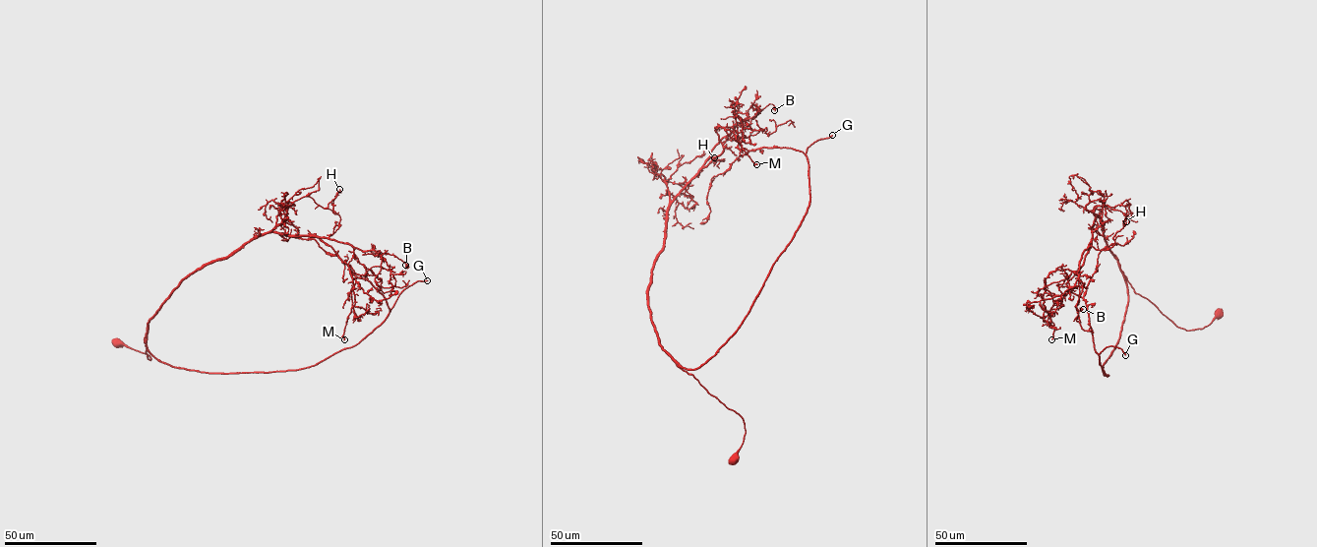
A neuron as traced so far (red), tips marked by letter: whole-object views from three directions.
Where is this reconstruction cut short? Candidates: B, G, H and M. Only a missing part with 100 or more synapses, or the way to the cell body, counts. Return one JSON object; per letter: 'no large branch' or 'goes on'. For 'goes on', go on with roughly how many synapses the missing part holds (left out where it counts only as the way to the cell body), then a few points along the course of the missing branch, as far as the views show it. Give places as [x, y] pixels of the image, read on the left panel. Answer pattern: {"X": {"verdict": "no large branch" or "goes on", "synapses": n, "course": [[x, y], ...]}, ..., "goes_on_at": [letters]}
{"B": {"verdict": "no large branch"}, "G": {"verdict": "goes on", "synapses": 250, "course": [[427, 280], [481, 254], [499, 234], [499, 226], [511, 191], [508, 184], [512, 157], [507, 151], [496, 150]]}, "H": {"verdict": "no large branch"}, "M": {"verdict": "no large branch"}, "goes_on_at": ["G"]}

